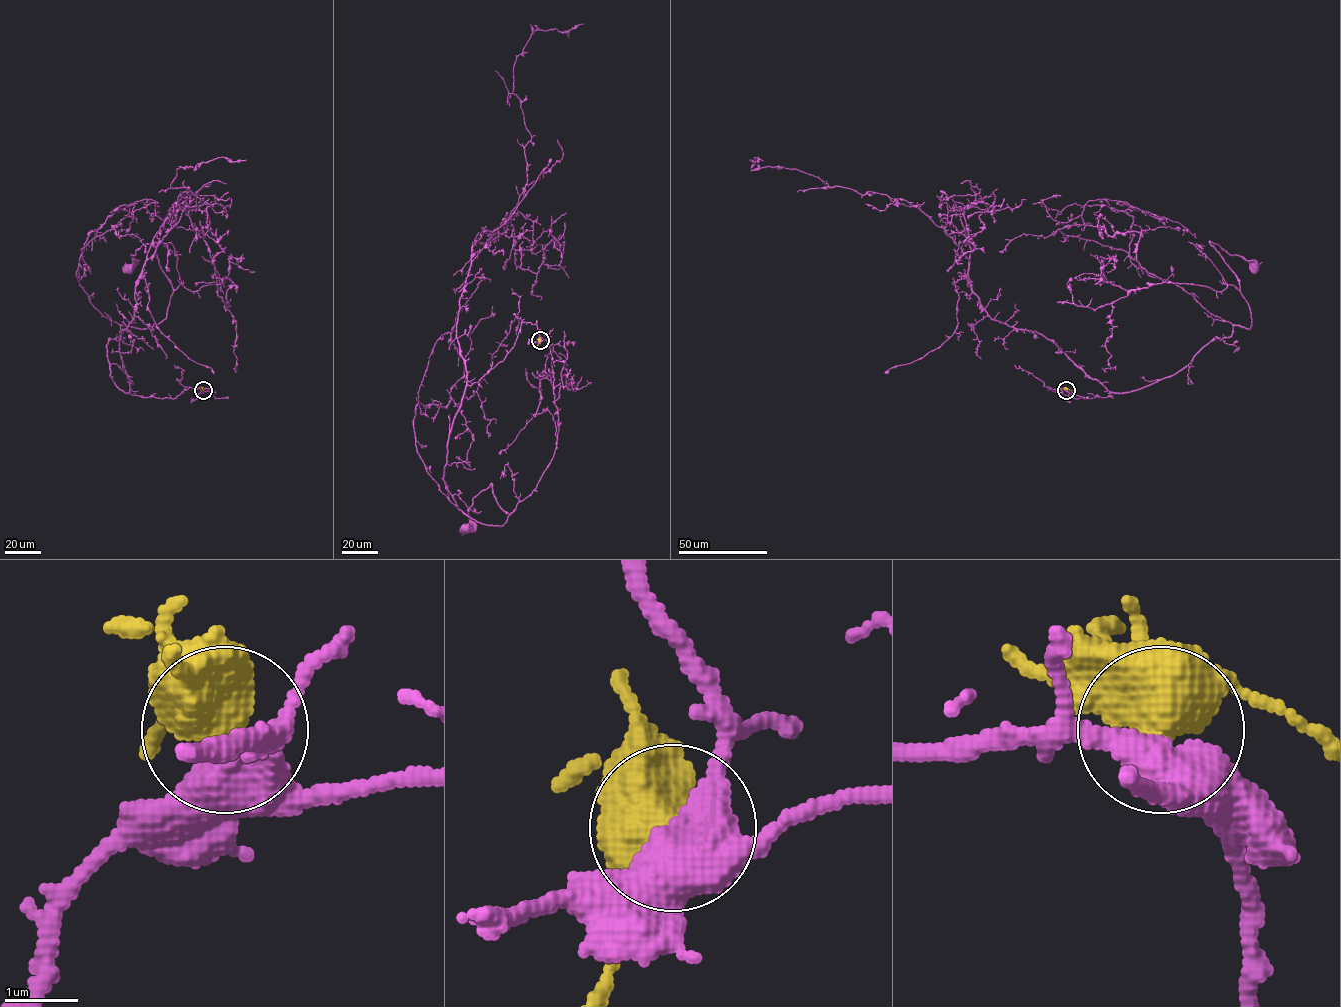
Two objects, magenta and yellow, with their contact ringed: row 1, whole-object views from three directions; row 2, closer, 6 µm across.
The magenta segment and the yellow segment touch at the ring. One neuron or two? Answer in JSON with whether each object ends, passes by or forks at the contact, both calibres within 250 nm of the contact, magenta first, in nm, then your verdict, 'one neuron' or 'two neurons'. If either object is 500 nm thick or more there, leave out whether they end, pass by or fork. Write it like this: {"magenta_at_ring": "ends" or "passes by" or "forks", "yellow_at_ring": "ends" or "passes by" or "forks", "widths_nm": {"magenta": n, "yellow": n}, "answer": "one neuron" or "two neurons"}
{"widths_nm": {"magenta": 480, "yellow": 750}, "answer": "one neuron"}

